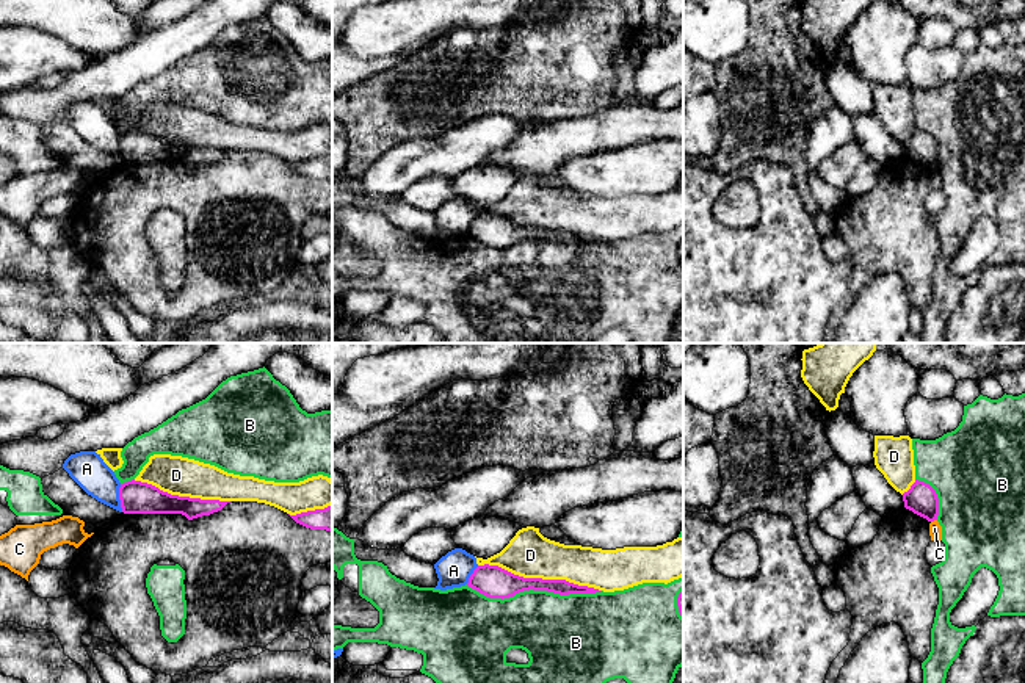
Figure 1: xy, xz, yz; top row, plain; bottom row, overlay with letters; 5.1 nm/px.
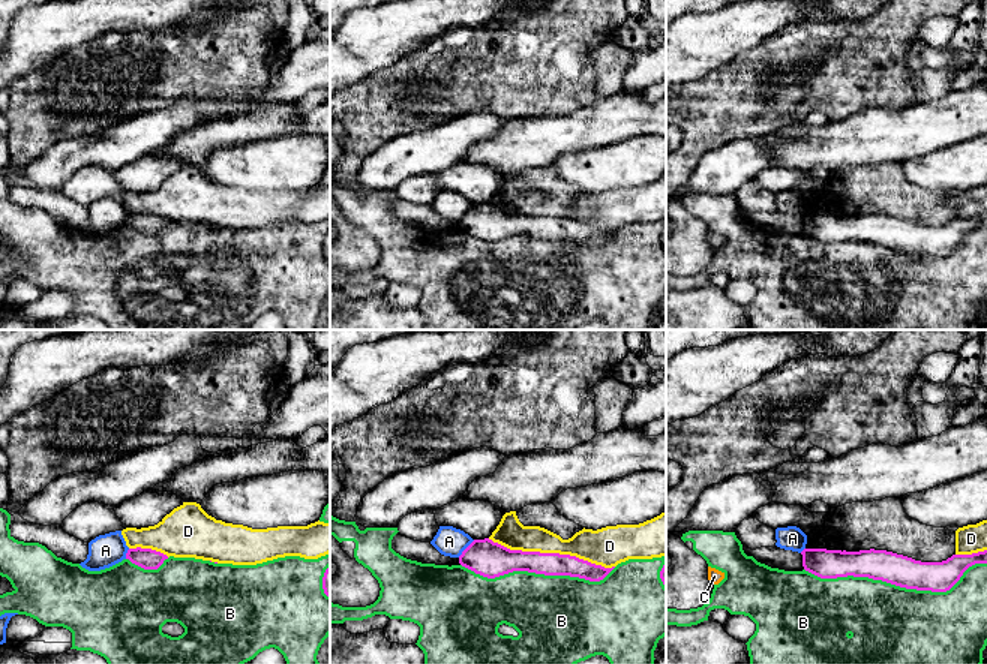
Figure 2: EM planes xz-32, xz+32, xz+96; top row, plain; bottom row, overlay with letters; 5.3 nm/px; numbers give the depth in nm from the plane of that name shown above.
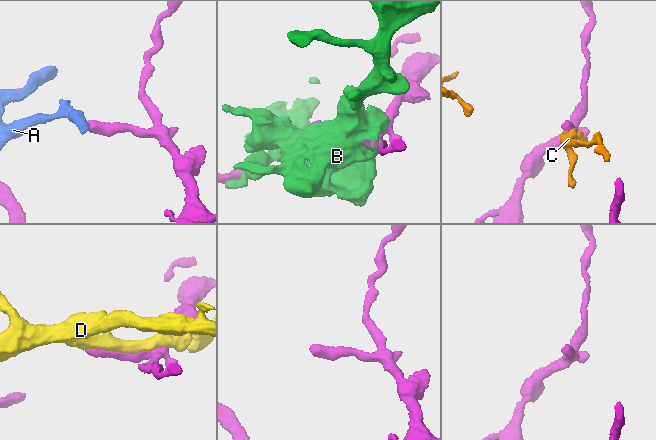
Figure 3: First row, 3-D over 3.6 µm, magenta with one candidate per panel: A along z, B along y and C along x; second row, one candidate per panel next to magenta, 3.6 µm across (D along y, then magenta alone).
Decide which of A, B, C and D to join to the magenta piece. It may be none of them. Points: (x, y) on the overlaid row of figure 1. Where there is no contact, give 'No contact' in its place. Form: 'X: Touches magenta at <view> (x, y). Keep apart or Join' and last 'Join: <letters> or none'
A: Touches magenta at xy (119, 498). Keep apart
B: Touches magenta at xz (535, 589). Keep apart
C: Touches magenta at yz (933, 520). Keep apart
D: Touches magenta at xz (539, 578). Keep apart
Join: none

